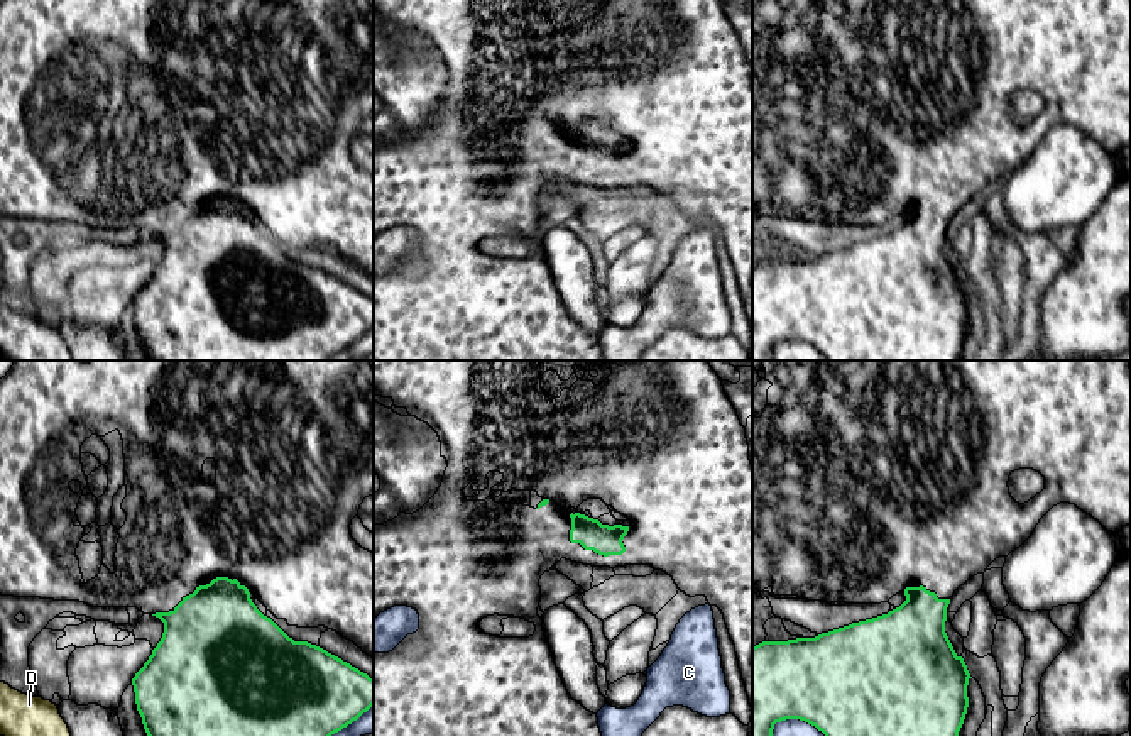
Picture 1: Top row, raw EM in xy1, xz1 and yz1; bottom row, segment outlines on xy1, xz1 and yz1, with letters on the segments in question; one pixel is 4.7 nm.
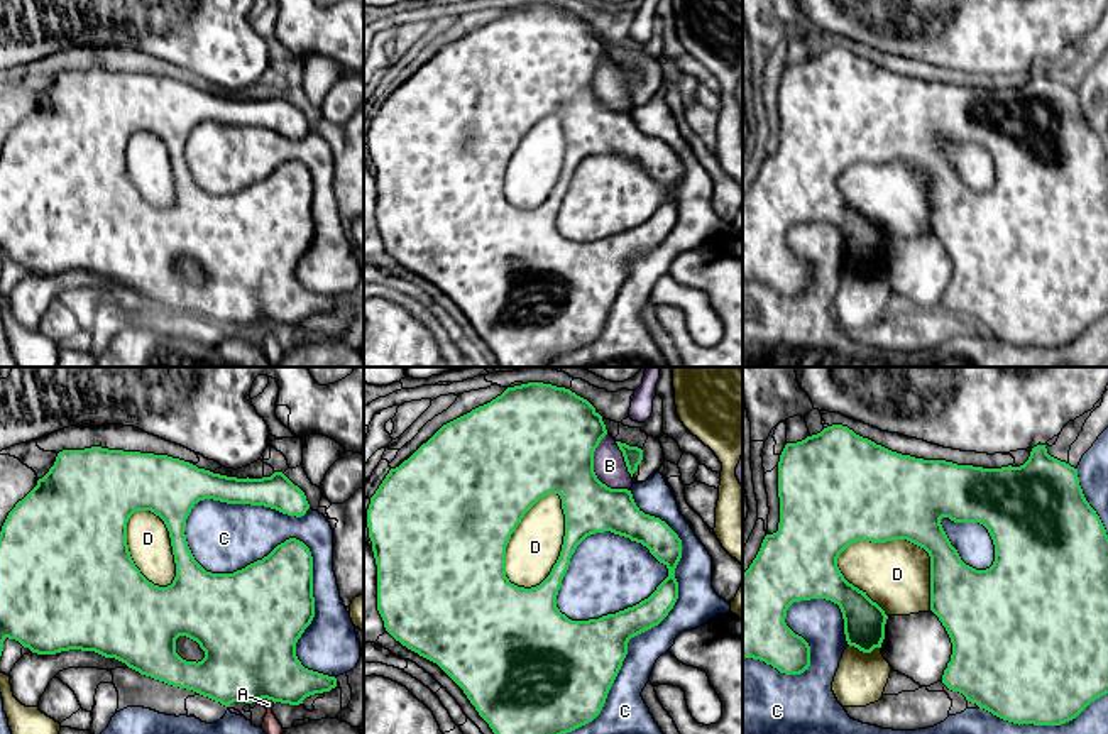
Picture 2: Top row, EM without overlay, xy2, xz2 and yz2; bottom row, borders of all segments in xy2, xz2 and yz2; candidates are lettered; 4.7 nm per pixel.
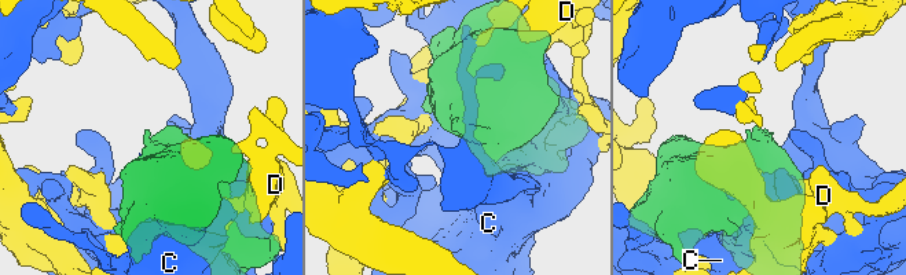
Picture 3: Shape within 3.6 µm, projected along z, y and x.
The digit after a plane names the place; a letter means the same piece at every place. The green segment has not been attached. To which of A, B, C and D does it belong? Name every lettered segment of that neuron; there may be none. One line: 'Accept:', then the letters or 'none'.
Accept: none

